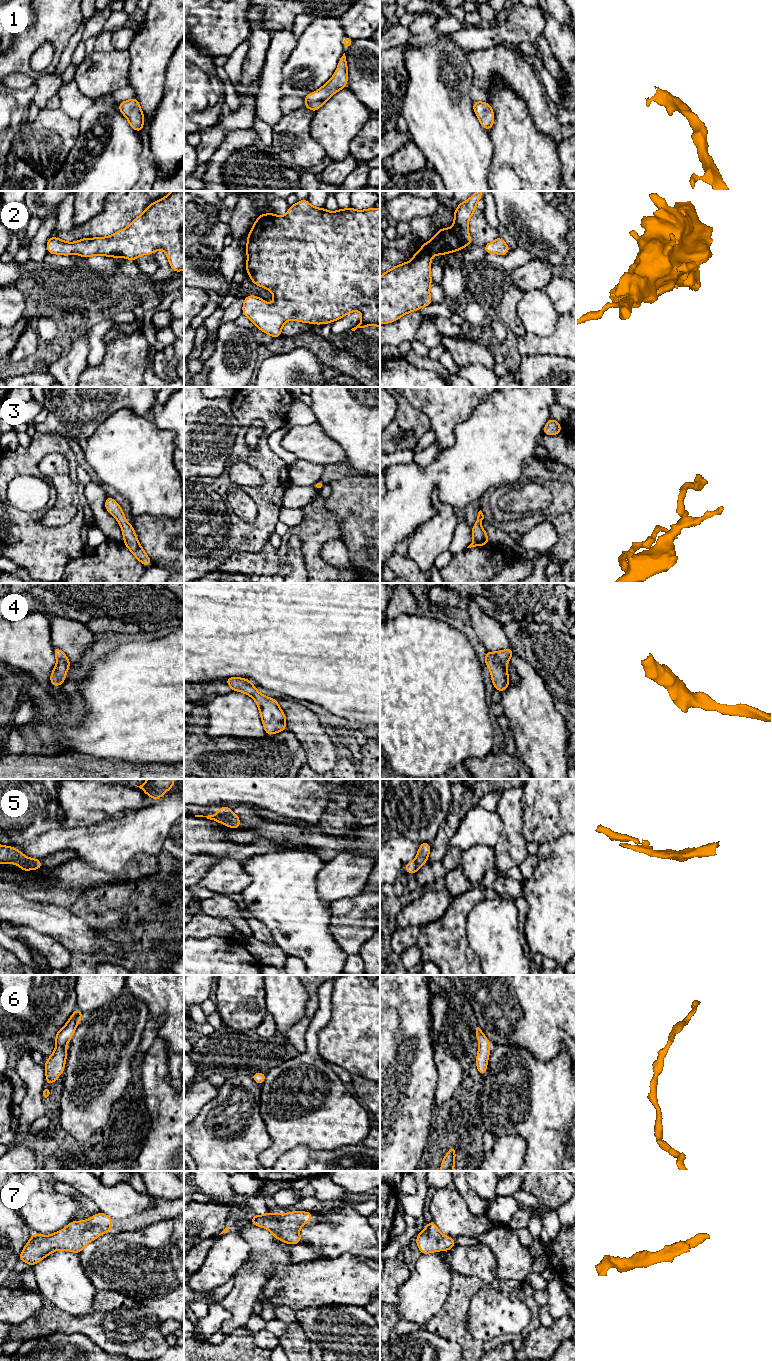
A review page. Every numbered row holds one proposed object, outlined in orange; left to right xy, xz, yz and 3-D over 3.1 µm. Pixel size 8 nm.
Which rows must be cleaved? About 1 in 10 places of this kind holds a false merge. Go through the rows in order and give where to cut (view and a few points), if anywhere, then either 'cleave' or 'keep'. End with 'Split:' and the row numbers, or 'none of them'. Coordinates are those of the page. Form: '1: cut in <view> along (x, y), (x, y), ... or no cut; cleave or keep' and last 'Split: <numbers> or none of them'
1: no cut; keep
2: no cut; keep
3: no cut; keep
4: no cut; keep
5: no cut; keep
6: no cut; keep
7: no cut; keep
Split: none of them

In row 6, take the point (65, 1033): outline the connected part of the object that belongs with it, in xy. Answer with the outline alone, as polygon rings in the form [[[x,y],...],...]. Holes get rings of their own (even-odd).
[[[76,1008],[69,1018],[68,1022],[62,1027],[55,1037],[57,1046],[52,1055],[45,1062],[46,1082],[53,1084],[57,1080],[58,1076],[63,1074],[65,1062],[67,1058],[66,1045],[69,1043],[73,1036],[79,1020],[83,1017],[81,1010]]]

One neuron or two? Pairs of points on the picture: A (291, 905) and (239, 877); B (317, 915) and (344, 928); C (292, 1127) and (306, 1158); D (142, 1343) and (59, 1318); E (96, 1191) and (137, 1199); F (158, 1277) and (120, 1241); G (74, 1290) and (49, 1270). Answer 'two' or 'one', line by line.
A: two
B: two
C: two
D: one
E: one
F: one
G: one

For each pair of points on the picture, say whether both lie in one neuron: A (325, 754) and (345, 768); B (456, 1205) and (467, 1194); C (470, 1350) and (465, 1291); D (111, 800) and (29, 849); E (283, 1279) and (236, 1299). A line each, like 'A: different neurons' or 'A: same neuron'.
A: different neurons
B: different neurons
C: same neuron
D: different neurons
E: different neurons

